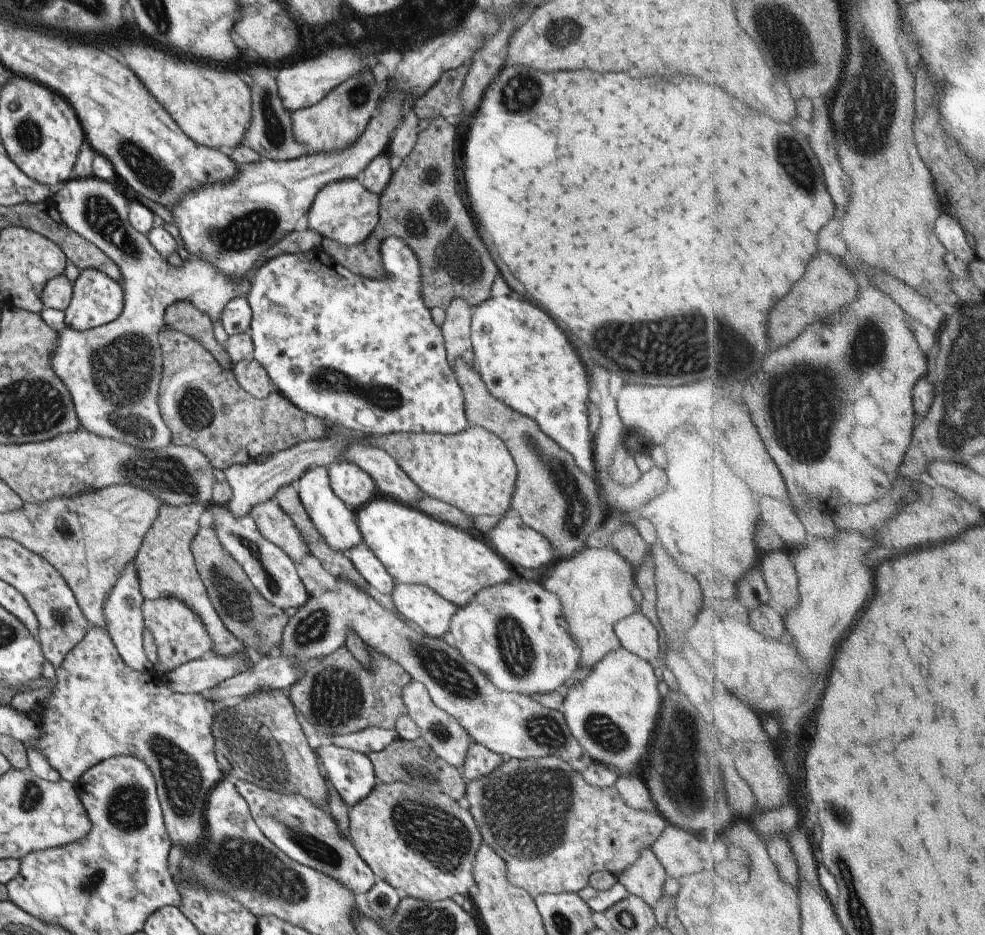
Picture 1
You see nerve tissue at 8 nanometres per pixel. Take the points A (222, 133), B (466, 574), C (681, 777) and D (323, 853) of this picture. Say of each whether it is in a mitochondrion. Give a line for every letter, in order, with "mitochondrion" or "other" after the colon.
A: other
B: other
C: mitochondrion
D: mitochondrion

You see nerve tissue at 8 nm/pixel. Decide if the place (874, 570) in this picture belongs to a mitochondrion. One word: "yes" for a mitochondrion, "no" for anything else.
no

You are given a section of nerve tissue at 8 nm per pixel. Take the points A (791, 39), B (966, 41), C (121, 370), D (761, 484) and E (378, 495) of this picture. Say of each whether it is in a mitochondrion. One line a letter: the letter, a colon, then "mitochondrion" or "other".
A: mitochondrion
B: mitochondrion
C: mitochondrion
D: other
E: other

